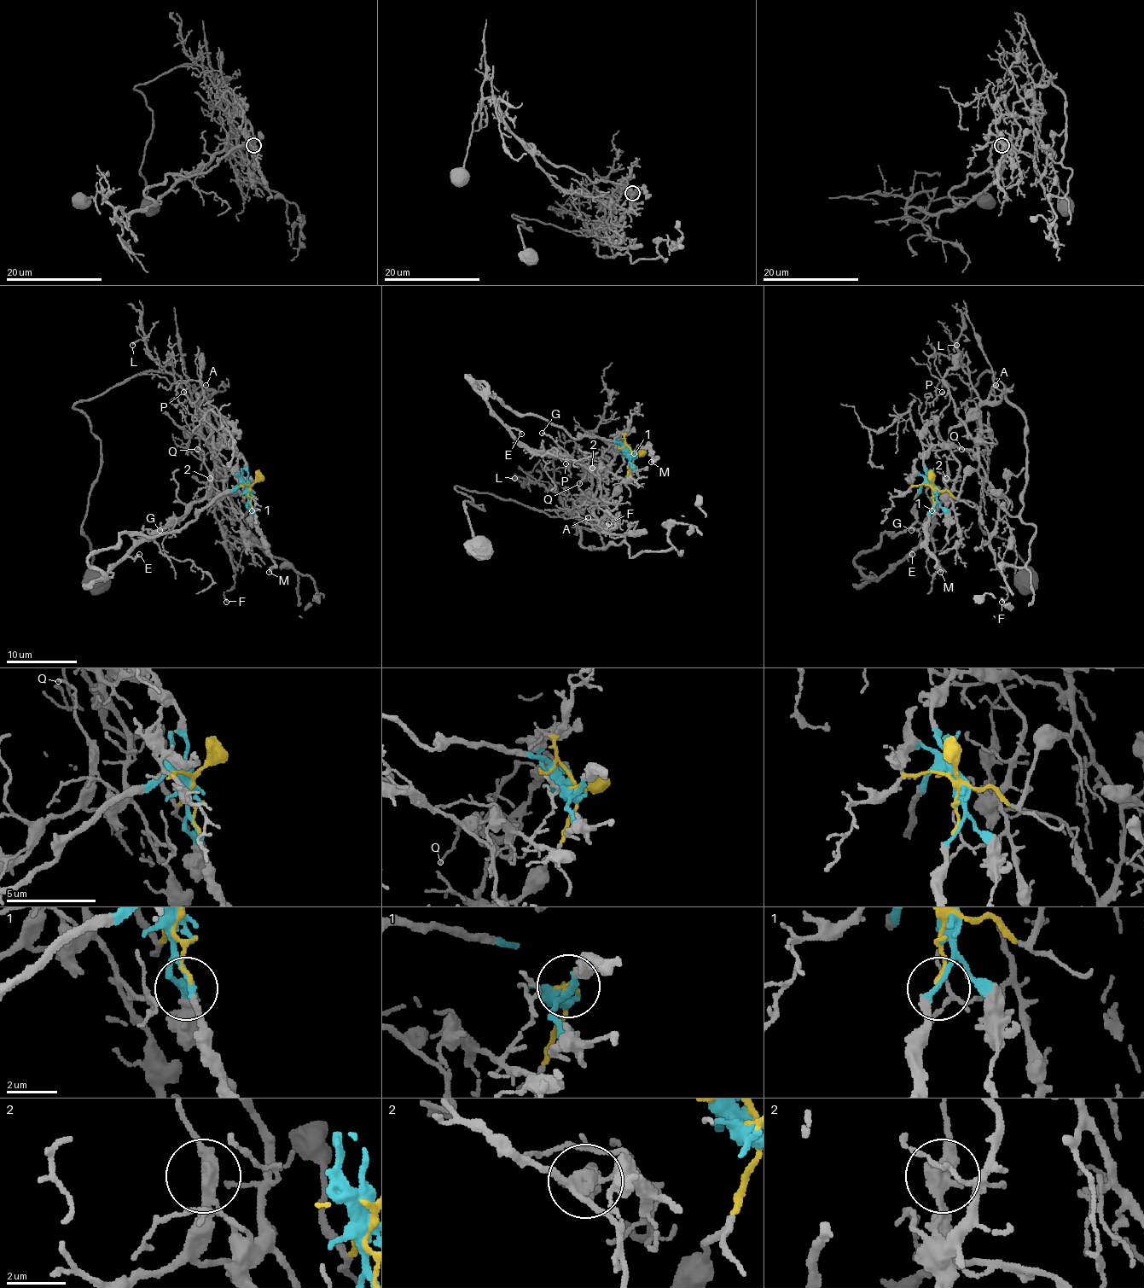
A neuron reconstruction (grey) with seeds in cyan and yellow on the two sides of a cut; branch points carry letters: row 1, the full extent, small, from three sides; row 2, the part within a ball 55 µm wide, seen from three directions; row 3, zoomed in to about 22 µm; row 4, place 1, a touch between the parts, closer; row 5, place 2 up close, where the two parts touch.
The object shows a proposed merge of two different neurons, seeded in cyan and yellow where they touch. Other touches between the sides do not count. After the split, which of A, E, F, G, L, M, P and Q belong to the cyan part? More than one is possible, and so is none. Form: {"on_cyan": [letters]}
{"on_cyan": ["E", "G", "M", "Q"]}

